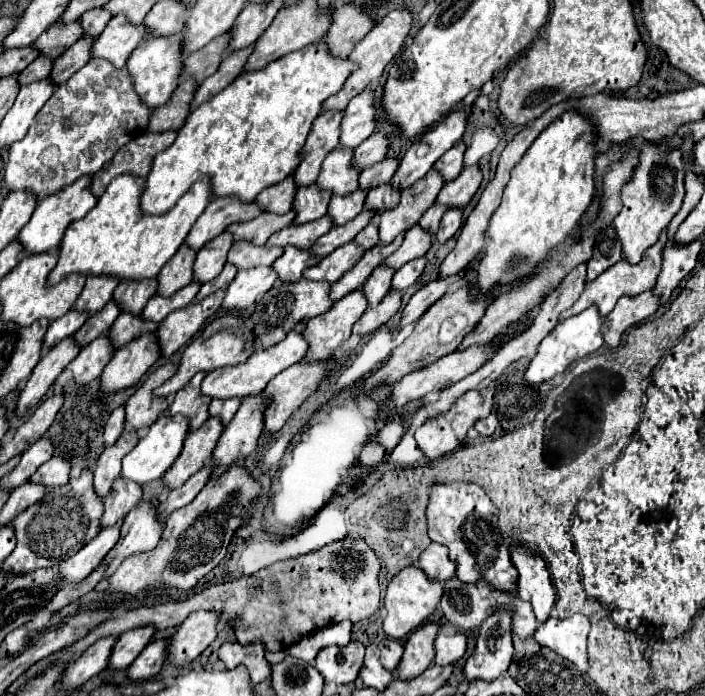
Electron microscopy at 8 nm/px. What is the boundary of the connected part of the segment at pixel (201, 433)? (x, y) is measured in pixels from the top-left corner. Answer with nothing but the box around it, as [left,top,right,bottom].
[161,417,223,491]

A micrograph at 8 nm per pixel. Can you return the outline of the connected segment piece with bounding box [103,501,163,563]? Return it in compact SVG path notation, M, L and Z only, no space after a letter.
M145 501L139 507L135 507L125 517L125 521L121 525L119 541L105 555L103 563L121 561L121 559L127 559L127 557L131 557L135 553L151 551L151 547L155 547L159 543L161 531L163 531L163 525L159 525L155 521L157 521L155 519L155 507L151 507Z

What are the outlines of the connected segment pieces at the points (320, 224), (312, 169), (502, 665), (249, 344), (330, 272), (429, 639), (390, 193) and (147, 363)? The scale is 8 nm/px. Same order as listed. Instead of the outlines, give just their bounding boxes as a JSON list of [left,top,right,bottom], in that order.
[[267,215,331,249],[293,111,343,187],[465,607,513,679],[155,313,253,397],[303,243,365,283],[395,623,439,679],[365,185,399,215],[101,333,159,393]]

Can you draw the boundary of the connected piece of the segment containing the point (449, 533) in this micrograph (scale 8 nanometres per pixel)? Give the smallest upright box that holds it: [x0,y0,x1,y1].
[427,483,519,597]

